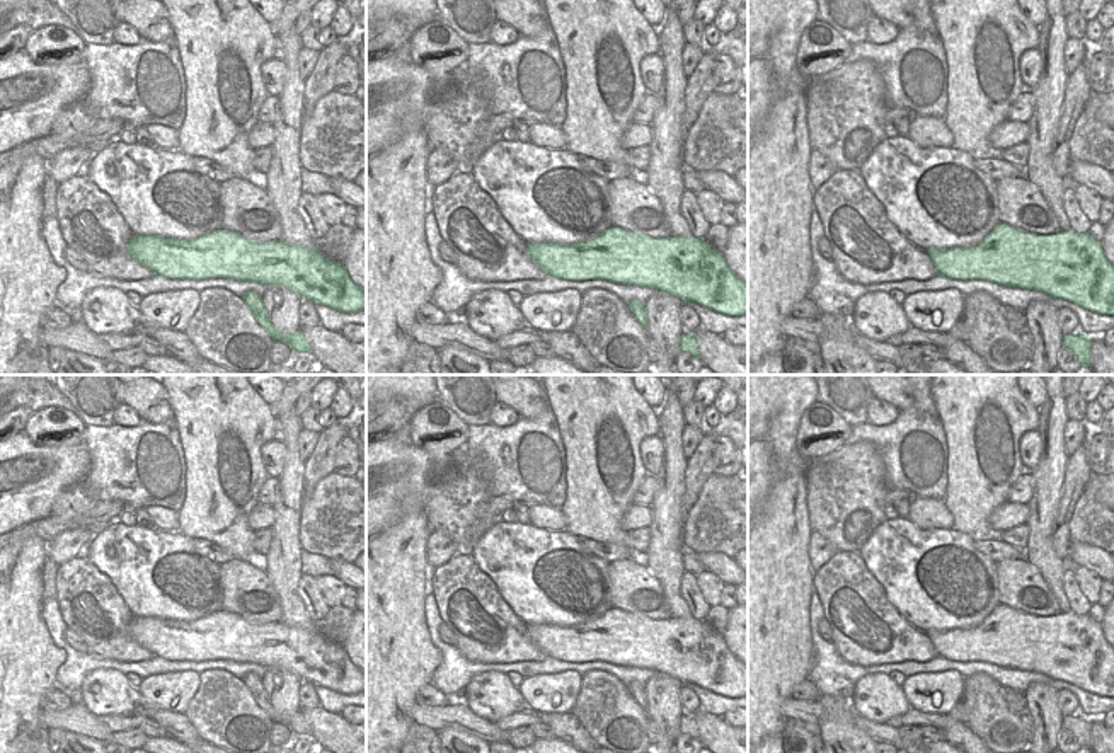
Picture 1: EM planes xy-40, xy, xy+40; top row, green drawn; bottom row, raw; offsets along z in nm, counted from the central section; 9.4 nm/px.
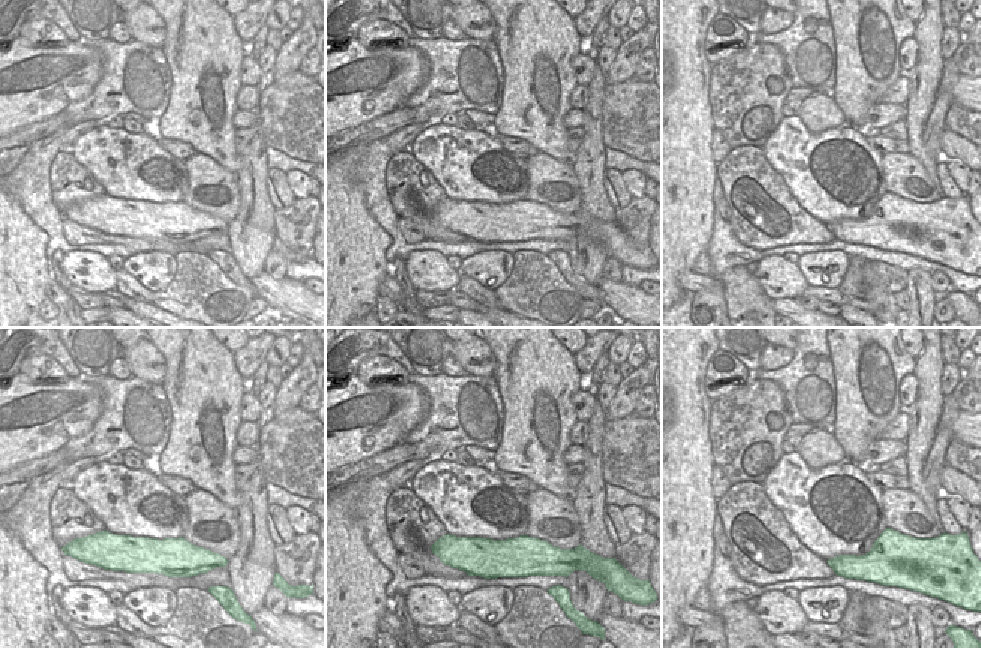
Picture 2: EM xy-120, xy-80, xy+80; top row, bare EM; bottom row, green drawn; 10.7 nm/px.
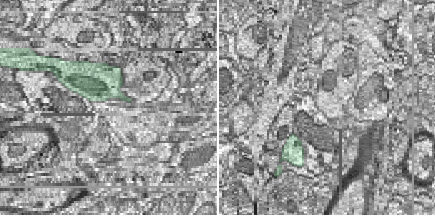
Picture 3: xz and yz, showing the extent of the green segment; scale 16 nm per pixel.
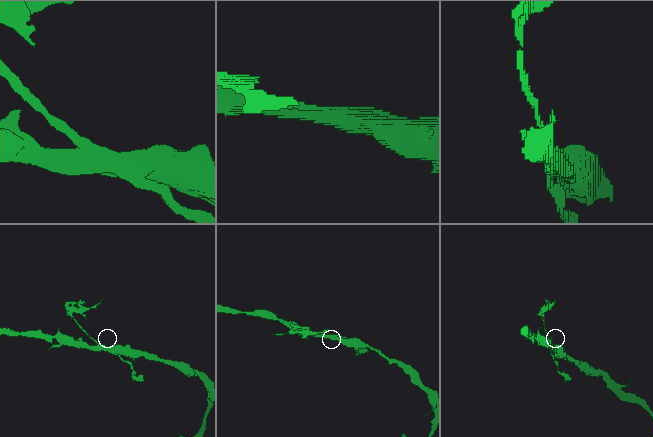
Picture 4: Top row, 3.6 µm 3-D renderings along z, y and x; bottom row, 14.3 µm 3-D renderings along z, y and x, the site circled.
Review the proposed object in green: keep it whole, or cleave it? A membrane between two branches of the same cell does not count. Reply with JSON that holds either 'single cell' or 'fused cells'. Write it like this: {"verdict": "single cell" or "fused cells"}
{"verdict": "fused cells"}

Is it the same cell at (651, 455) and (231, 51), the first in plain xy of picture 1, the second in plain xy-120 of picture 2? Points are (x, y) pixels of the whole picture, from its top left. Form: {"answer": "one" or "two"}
{"answer": "two"}

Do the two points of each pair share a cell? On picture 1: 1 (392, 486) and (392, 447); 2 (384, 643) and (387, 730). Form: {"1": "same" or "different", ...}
{"1": "same", "2": "same"}

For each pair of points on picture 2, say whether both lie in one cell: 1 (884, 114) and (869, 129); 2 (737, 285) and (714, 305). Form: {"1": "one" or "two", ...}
{"1": "one", "2": "two"}

